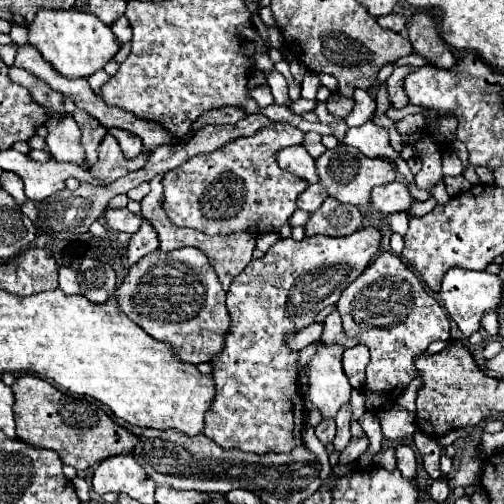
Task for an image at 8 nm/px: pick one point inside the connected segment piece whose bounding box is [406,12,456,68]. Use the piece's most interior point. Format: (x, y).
(423, 34)

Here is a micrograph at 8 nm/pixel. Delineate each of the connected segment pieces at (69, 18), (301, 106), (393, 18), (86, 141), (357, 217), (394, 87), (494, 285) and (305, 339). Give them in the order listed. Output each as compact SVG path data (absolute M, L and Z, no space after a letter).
M40 10L28 26L28 42L66 78L88 78L102 70L118 52L112 30L94 14L80 10Z
M306 98L294 100L294 102L292 102L292 106L290 106L290 110L292 110L294 114L298 114L298 116L302 116L304 112L310 112L310 110L314 110L314 108L316 108L316 100L314 100L314 102L310 102L310 100L306 100Z
M396 12L378 18L378 22L380 22L384 28L392 30L392 32L402 32L402 30L404 30L404 24L406 24L404 16L400 16L400 14L396 14Z
M80 108L74 110L72 118L76 120L82 136L80 136L80 144L86 150L86 166L90 168L98 156L98 144L102 142L102 138L106 136L106 128L102 124L98 124L98 120L94 120L94 116L90 116L88 112L82 112Z
M326 198L324 204L310 216L304 226L306 236L326 234L326 236L350 236L362 224L362 214L356 206L342 204L334 198Z
M402 66L402 68L394 68L392 76L386 80L386 92L388 92L388 98L390 98L390 106L392 108L404 108L408 104L408 98L402 90L402 80L404 76L410 72L408 66Z
M450 268L440 284L440 298L444 302L446 312L458 324L462 334L468 338L474 330L480 328L480 318L486 310L496 310L502 300L502 280L488 272L466 270L466 268Z
M310 324L308 328L304 328L304 330L288 336L286 342L288 342L288 346L292 350L302 350L304 346L316 342L320 338L320 334L322 334L322 324Z

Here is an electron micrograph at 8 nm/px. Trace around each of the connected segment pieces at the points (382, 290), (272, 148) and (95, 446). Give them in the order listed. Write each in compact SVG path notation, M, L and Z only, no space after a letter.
M382 252L364 272L358 276L340 296L336 302L336 308L344 322L344 332L348 338L360 340L360 344L368 346L370 350L370 364L366 366L366 384L362 388L362 394L366 396L366 410L376 412L382 406L393 403L400 393L408 386L408 382L418 374L414 368L416 356L424 354L430 342L436 340L450 340L450 322L448 314L440 306L438 300L434 300L422 286L422 282L416 278L416 274L392 252Z
M276 126L276 128L260 130L254 136L236 138L210 154L194 156L186 160L182 166L164 172L162 210L166 212L172 224L194 228L208 236L228 236L232 232L248 232L252 236L260 236L266 232L278 234L280 228L288 222L288 218L296 210L296 200L308 184L300 180L296 174L290 174L278 168L274 154L280 148L294 146L298 142L302 142L302 130L292 128L292 126Z
M30 374L20 376L14 382L12 390L16 394L14 414L18 438L32 446L56 450L62 462L76 470L96 466L110 456L128 454L138 444L138 438L126 428L114 424L114 420L108 416L106 410L98 406L96 400L64 394L46 380Z

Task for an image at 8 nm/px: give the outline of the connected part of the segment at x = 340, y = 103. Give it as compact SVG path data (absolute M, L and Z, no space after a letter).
M332 94L328 100L326 100L326 108L328 108L328 112L332 114L332 116L336 116L336 118L346 118L350 112L352 112L352 108L354 108L354 100L352 98L346 98L346 96L342 96L342 94Z

